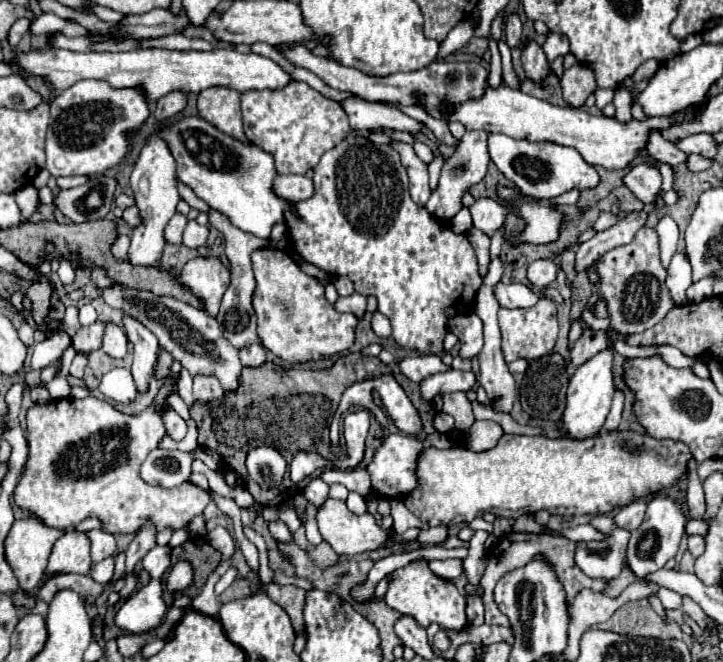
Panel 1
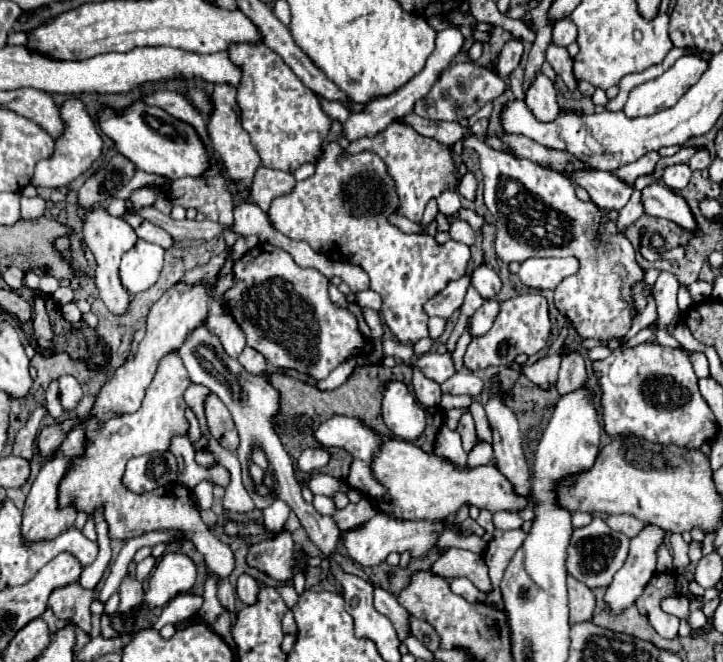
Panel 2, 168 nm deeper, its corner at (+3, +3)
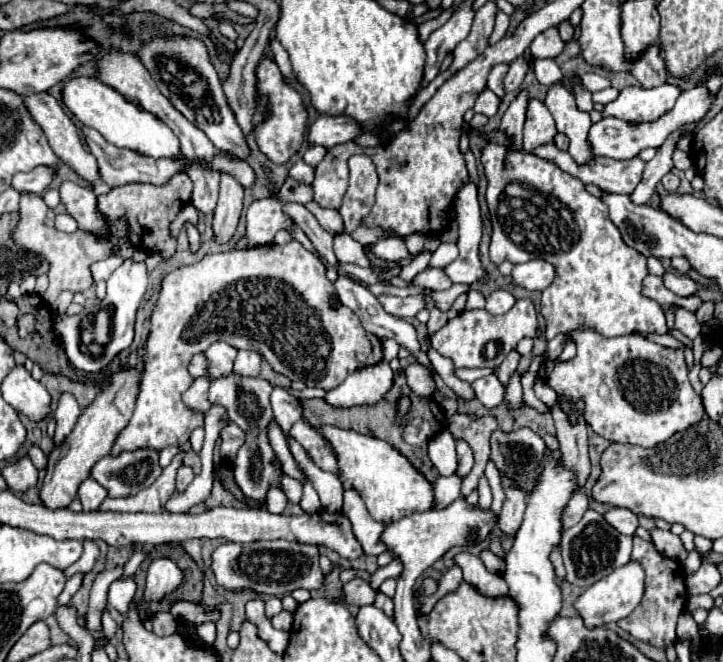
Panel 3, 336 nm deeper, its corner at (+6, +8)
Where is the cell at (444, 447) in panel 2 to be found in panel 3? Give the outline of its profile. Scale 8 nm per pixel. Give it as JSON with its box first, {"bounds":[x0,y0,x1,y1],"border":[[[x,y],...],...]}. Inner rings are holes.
{"bounds":[429,430,457,476],"border":[[[443,430],[429,440],[429,458],[433,466],[439,470],[439,476],[455,474],[457,454],[455,454],[455,440],[449,430]]]}

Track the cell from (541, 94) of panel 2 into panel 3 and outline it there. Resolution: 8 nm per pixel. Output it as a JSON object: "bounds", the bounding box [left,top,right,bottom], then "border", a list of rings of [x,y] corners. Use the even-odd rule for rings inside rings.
{"bounds":[523,100,557,154],"border":[[[529,100],[525,130],[523,130],[523,152],[531,154],[537,146],[551,144],[555,134],[557,134],[555,120],[551,112],[545,108],[545,104],[539,100]]]}

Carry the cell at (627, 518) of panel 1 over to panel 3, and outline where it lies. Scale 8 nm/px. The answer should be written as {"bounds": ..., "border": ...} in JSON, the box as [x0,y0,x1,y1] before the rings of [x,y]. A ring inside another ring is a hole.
{"bounds":[605,508,639,534],"border":[[[611,508],[609,512],[605,512],[605,520],[621,534],[635,534],[635,528],[639,526],[637,522],[637,514],[633,514],[627,508]]]}

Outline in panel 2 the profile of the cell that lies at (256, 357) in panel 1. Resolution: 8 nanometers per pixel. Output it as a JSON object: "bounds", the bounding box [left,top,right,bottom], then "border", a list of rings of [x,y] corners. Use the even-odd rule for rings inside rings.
{"bounds":[238,347,266,375],"border":[[[246,347],[246,349],[240,353],[238,361],[240,361],[240,365],[242,365],[246,371],[250,371],[250,373],[254,373],[254,375],[262,375],[262,373],[266,371],[266,359],[264,359],[264,355],[258,353],[258,351],[252,349],[252,347]]]}

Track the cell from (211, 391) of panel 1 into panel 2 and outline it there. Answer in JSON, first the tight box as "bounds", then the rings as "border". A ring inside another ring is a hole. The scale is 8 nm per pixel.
{"bounds":[204,393,238,451],"border":[[[208,393],[204,399],[204,415],[208,421],[208,429],[212,437],[228,451],[238,449],[238,433],[232,421],[232,415],[228,413],[228,407],[216,397],[214,393]]]}

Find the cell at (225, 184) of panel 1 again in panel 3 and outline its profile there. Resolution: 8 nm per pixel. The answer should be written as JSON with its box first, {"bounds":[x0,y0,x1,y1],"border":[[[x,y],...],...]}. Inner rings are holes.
{"bounds":[61,76,179,158],"border":[[[79,76],[67,80],[61,94],[63,94],[63,104],[69,108],[69,112],[77,116],[85,126],[91,126],[97,132],[101,132],[101,136],[107,142],[153,158],[173,158],[179,154],[179,140],[177,136],[173,136],[171,128],[163,120],[155,118],[151,112],[135,108],[117,90],[109,88],[97,78]]]}

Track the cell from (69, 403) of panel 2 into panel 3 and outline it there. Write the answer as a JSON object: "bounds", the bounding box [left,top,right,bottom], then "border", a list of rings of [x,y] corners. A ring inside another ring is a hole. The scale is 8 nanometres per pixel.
{"bounds":[53,394,81,446],"border":[[[69,394],[61,396],[59,406],[57,406],[55,414],[53,414],[53,418],[57,422],[57,430],[55,430],[55,438],[53,438],[55,446],[61,446],[65,442],[65,438],[71,434],[71,430],[73,430],[73,426],[77,422],[79,414],[81,414],[81,410],[79,410],[75,398],[69,396]]]}

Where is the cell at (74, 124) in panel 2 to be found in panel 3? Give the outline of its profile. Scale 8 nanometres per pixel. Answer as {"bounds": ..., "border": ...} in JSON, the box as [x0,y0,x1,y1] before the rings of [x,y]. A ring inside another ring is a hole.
{"bounds":[11,168,53,194],"border":[[[35,168],[33,172],[27,172],[27,174],[15,174],[13,176],[13,182],[11,186],[17,190],[17,192],[29,192],[29,194],[43,194],[51,180],[53,180],[53,172],[49,172],[49,168]]]}

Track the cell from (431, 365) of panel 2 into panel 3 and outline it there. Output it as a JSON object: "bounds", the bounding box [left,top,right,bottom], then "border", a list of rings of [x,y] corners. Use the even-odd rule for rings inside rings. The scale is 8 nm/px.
{"bounds":[431,298,537,368],"border":[[[523,298],[517,300],[517,304],[501,316],[493,316],[483,308],[463,310],[459,316],[449,320],[441,330],[437,330],[431,336],[431,344],[441,356],[451,358],[455,368],[499,368],[503,358],[517,346],[521,338],[525,336],[535,338],[535,334],[537,334],[537,312],[533,302]],[[487,344],[495,346],[493,358],[487,356]]]}

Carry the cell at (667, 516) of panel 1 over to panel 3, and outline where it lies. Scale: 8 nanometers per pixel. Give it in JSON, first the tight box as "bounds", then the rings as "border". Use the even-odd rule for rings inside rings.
{"bounds":[573,562,645,628],"border":[[[629,562],[629,564],[621,566],[621,568],[617,568],[617,572],[601,578],[591,588],[587,588],[573,602],[573,608],[583,618],[583,624],[587,628],[597,628],[597,626],[605,626],[609,622],[619,622],[621,618],[629,616],[633,612],[633,608],[641,602],[641,596],[643,596],[643,580],[645,580],[643,568],[639,564]]]}

